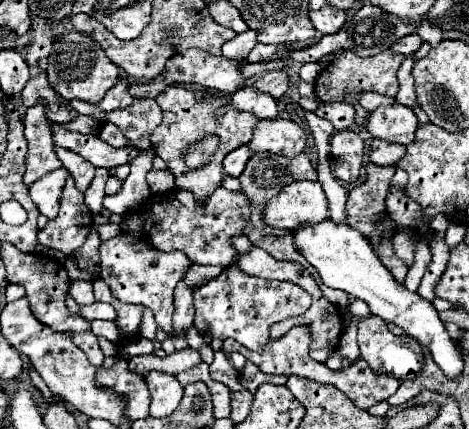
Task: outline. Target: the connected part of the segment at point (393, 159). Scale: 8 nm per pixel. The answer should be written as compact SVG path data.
M371 139L369 143L369 159L375 165L395 165L401 157L405 155L405 147L403 145L393 145L381 139Z

